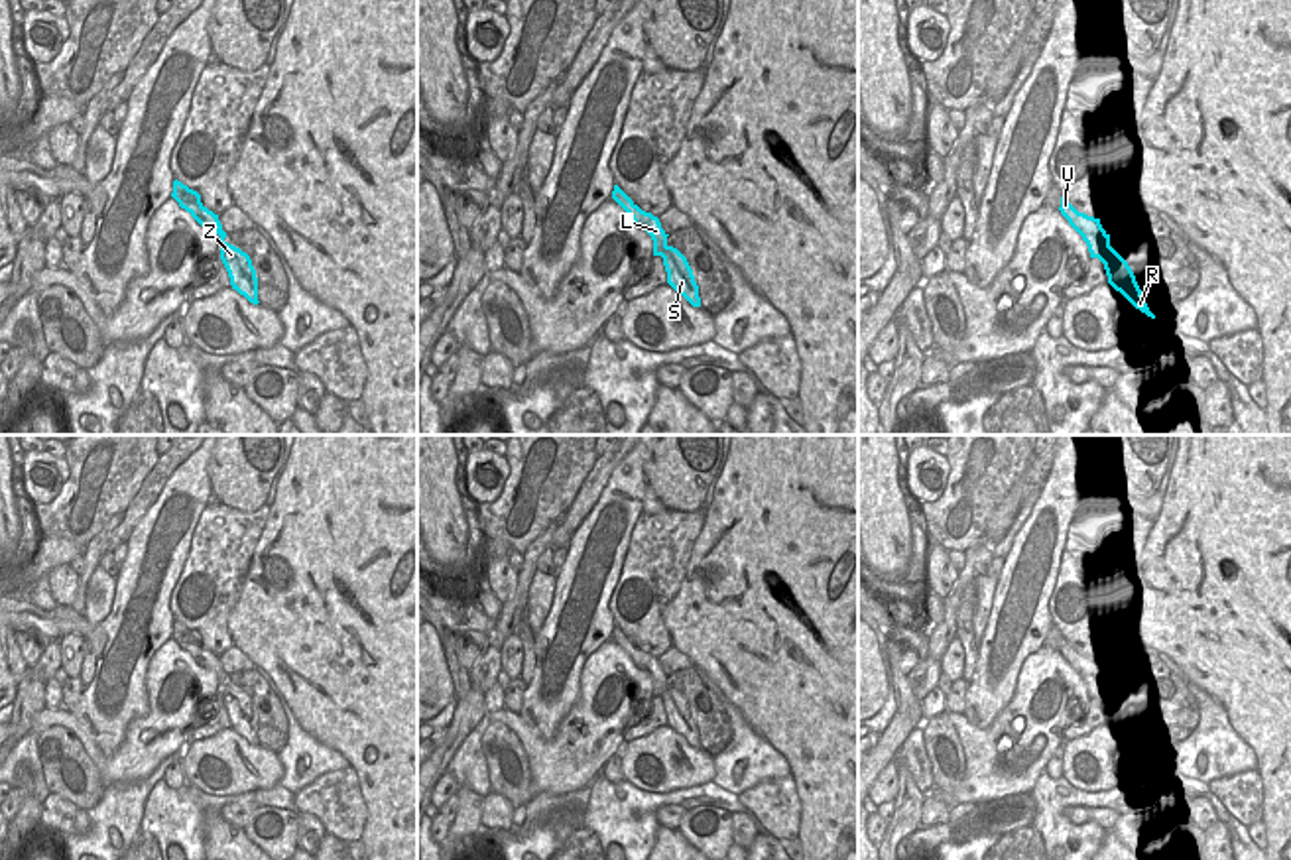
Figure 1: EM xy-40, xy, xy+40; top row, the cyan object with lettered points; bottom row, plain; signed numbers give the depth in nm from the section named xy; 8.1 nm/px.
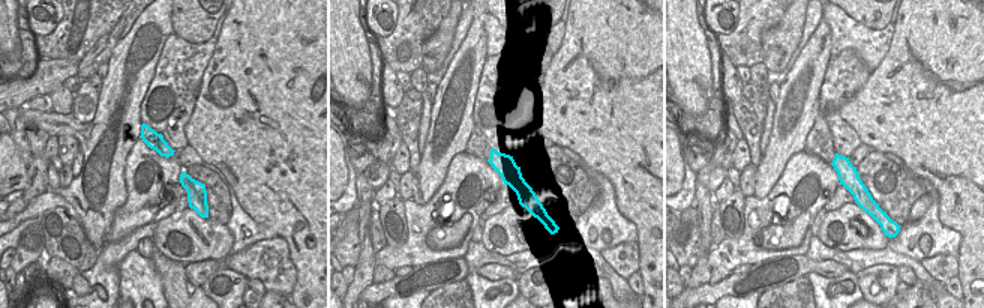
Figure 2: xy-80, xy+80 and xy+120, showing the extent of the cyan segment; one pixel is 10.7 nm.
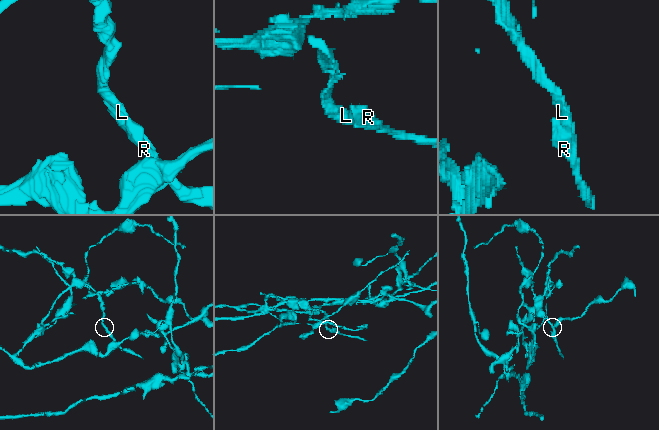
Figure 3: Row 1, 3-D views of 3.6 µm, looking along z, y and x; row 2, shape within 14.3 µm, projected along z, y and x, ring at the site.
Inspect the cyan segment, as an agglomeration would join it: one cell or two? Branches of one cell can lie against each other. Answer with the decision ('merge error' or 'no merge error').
merge error

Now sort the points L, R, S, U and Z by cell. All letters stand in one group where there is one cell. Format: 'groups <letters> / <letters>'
groups L U / R S Z

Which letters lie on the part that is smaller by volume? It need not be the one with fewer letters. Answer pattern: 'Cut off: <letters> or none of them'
Cut off: R, S, Z

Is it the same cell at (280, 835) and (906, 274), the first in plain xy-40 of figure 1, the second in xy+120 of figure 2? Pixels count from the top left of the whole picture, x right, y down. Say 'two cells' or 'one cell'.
two cells

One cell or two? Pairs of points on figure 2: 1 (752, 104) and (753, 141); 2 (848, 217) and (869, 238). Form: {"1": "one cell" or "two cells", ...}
{"1": "one cell", "2": "one cell"}

